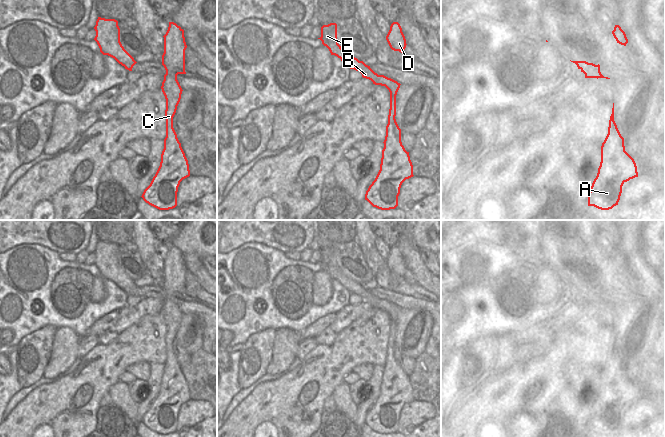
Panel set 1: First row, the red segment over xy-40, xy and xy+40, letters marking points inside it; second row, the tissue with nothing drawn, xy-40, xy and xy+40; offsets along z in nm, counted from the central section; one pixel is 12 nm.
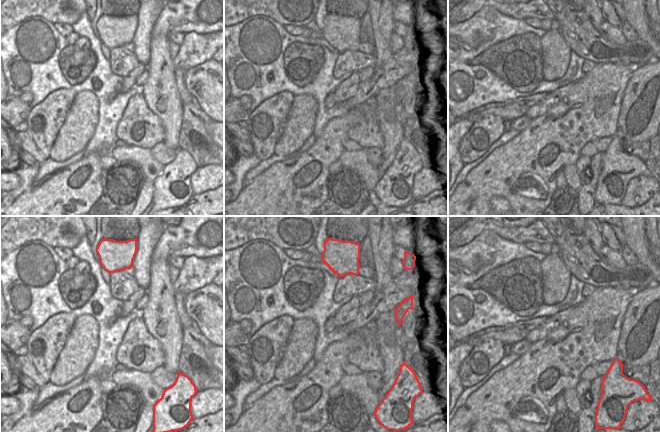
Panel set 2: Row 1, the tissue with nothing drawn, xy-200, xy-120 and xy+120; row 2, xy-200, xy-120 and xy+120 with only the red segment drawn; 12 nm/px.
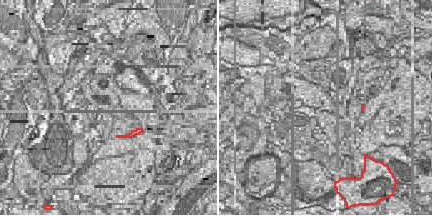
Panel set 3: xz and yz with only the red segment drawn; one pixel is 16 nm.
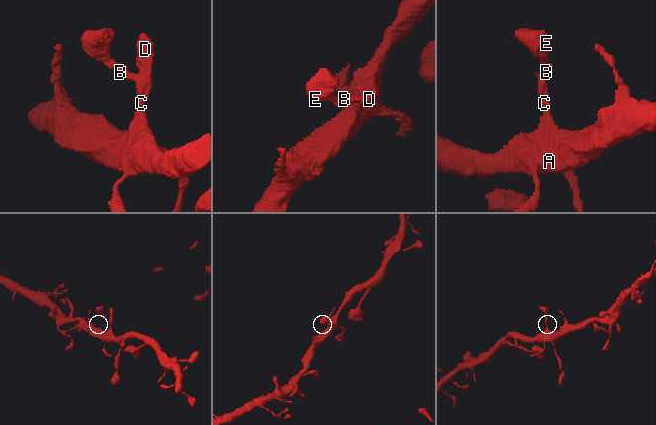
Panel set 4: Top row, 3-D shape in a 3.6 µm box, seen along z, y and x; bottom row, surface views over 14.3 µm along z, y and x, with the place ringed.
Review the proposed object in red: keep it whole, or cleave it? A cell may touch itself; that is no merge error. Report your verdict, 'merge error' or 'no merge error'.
no merge error

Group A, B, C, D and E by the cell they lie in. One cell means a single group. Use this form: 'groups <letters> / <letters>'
groups A B C D E

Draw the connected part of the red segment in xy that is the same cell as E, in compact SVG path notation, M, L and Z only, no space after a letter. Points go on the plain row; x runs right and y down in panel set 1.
M336 247L323 249L321 261L318 263L329 273L331 279L340 282L350 293L359 295L363 302L371 304L375 309L385 310L390 316L390 333L380 394L366 415L365 424L381 434L395 433L402 407L414 400L409 376L402 369L401 353L395 343L396 319L401 308L384 299L378 299L363 285L345 276L338 268Z

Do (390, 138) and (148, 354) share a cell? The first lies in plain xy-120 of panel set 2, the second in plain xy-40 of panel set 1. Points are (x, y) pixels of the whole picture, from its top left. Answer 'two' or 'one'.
two

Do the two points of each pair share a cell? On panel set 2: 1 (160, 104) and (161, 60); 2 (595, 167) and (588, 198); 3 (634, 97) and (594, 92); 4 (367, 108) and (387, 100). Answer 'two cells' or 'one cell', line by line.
1: one cell
2: one cell
3: two cells
4: two cells

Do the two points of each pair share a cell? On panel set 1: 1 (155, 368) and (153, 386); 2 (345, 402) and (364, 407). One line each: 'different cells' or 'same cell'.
1: same cell
2: different cells

